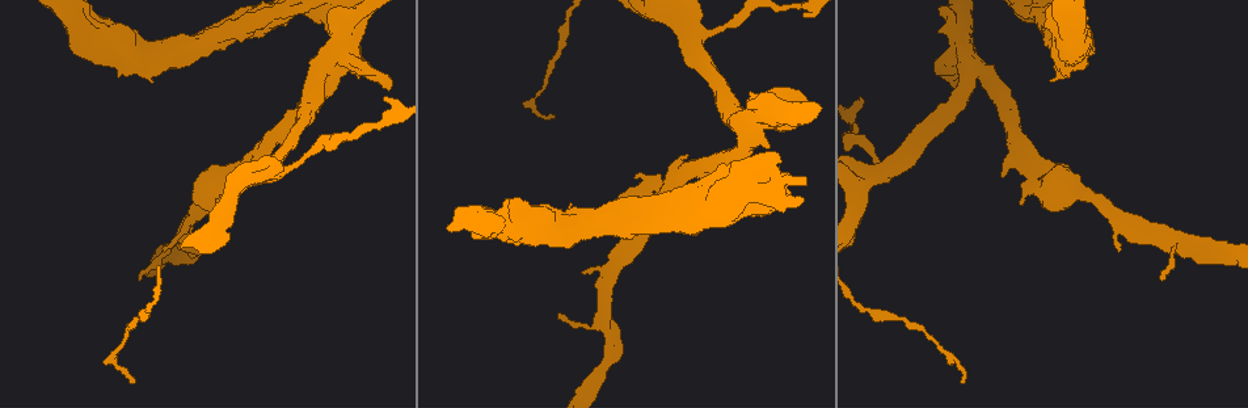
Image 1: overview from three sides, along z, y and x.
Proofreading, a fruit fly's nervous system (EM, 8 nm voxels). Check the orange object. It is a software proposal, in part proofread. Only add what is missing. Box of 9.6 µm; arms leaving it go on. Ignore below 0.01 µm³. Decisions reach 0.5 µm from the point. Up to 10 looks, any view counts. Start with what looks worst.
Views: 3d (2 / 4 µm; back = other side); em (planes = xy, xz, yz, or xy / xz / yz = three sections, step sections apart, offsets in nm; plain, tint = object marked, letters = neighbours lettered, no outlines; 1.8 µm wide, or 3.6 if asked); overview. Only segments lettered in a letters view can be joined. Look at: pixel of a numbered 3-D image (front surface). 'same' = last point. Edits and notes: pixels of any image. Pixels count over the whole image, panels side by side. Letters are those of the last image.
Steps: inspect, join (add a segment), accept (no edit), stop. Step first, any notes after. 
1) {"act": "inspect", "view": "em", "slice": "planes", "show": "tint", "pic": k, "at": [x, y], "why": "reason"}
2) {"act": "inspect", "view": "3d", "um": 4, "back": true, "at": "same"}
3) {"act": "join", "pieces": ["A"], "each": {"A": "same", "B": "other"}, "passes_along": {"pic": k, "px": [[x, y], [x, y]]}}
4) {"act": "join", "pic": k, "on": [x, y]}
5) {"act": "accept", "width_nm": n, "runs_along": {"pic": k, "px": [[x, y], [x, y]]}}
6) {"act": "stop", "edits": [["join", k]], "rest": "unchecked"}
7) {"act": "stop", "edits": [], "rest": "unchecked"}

{"act": "inspect", "view": "em", "slice": "yz", "step": 8, "show": "letters", "pic": 1, "at": [555, 114], "why": "branch stops here"}

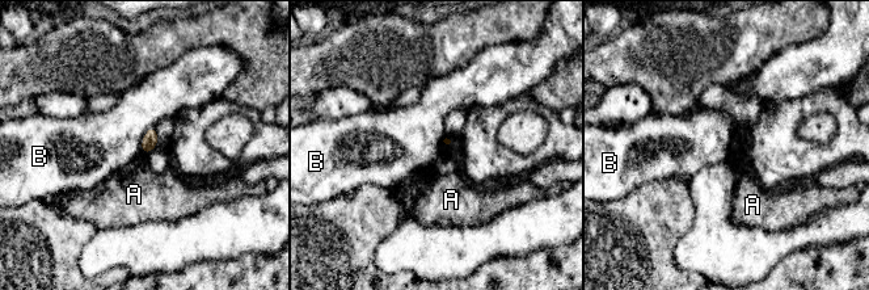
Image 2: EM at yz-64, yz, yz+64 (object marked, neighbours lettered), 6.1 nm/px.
{"act": "inspect", "view": "em", "slice": "planes", "show": "letters", "at": "same", "why": "another direction"}

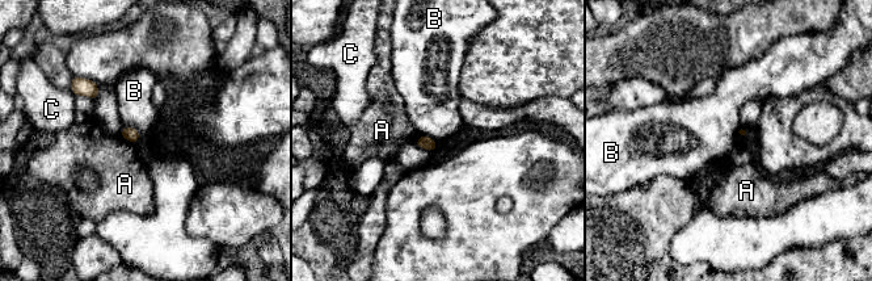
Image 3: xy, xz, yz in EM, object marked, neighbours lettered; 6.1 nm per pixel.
{"act": "accept", "each": {"A": "other", "B": "other", "C": "other"}, "border": {"pic": 3, "px": [[122, 126], [133, 126], [139, 141]]}, "found": "no lettered segment goes on from it"}

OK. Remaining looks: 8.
{"act": "inspect", "view": "3d", "um": 2, "pic": 1, "at": [1049, 80], "why": "stops while still wide"}

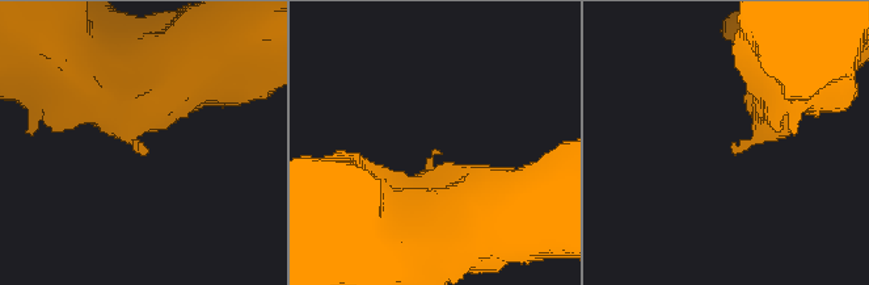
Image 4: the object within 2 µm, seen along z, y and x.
{"act": "inspect", "view": "em", "slice": "planes", "show": "letters", "pic": 4, "at": [140, 153]}

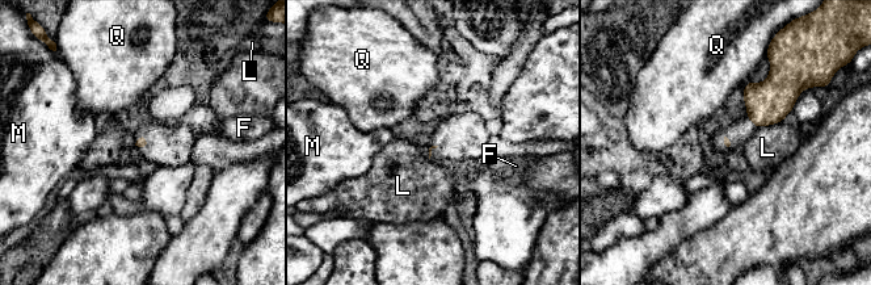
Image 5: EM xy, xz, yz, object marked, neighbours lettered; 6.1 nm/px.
{"act": "accept", "each": {"F": "other", "L": "other", "M": "other", "Q": "other"}, "border": {"pic": 5, "px": [[783, 120], [756, 129]]}, "found": "none of them fits"}

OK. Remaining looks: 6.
{"act": "inspect", "view": "em", "slice": "planes", "show": "letters", "pic": 1, "at": [697, 38], "why": "thin neck"}

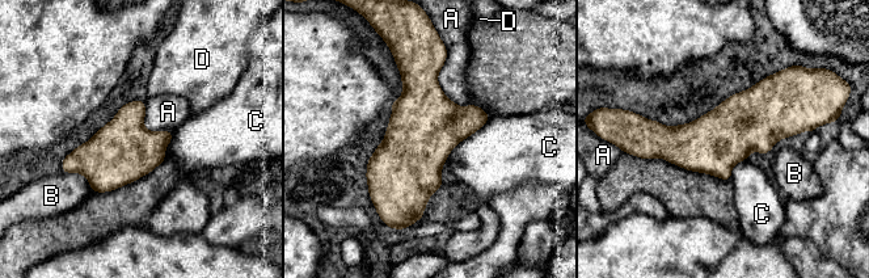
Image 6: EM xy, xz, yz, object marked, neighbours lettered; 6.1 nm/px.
{"act": "accept", "width_nm": 380, "each": {"A": "other", "B": "other", "C": "other", "D": "other"}, "border": {"pic": 6, "px": [[446, 50], [438, 84], [471, 105]]}, "found": "none of them fits"}

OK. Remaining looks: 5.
{"act": "inspect", "view": "em", "um": 3.6, "slice": "yz", "step": 16, "show": "tint", "pic": 1, "at": [794, 129], "why": "touches itself"}

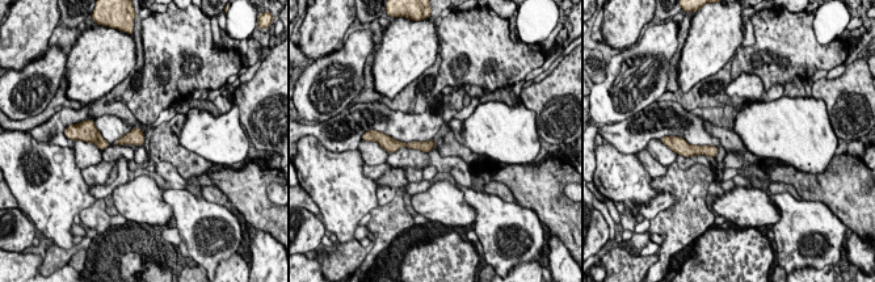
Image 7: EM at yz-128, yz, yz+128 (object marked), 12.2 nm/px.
{"act": "inspect", "view": "em", "um": 3.6, "slice": "planes", "show": "letters", "at": "same"}

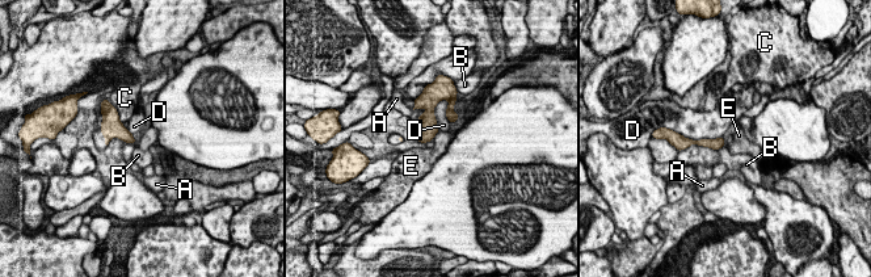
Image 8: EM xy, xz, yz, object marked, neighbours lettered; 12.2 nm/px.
{"act": "accept", "longest_contact_nm": ["B", 550], "each": {"A": "other", "B": "other", "C": "other", "D": "other", "E": "other"}, "border": {"pic": 8, "px": [[455, 101], [453, 110], [458, 116]]}, "found": "none of them fits"}

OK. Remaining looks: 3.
{"act": "stop", "edits": [], "rest": "unchecked"}

